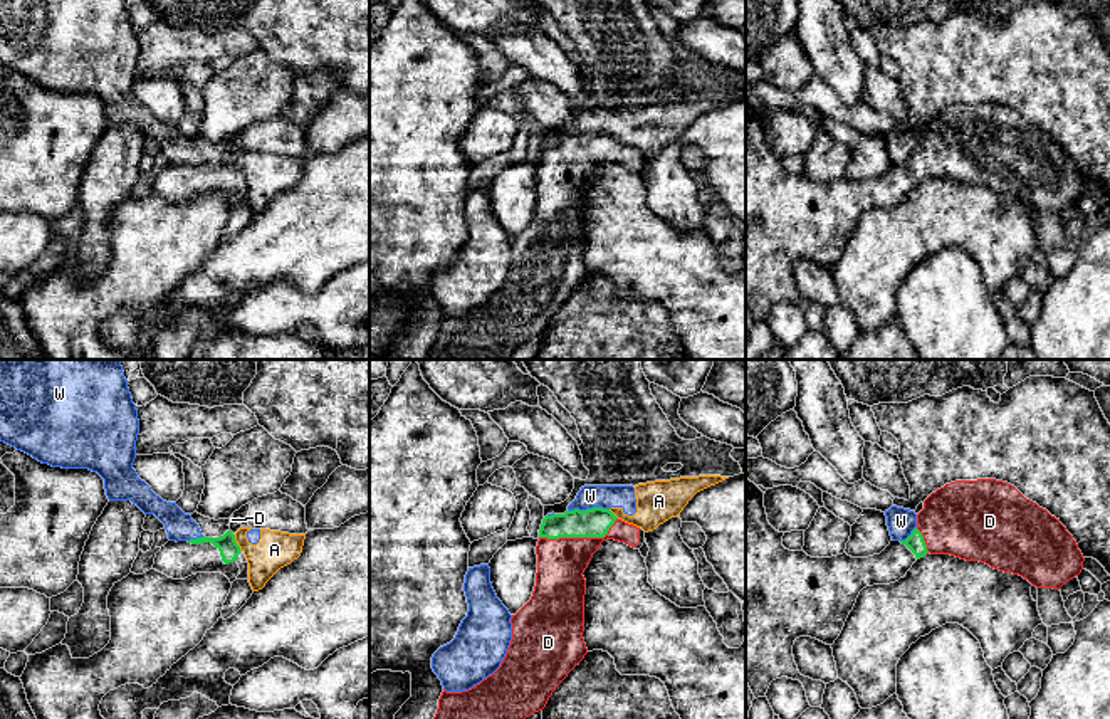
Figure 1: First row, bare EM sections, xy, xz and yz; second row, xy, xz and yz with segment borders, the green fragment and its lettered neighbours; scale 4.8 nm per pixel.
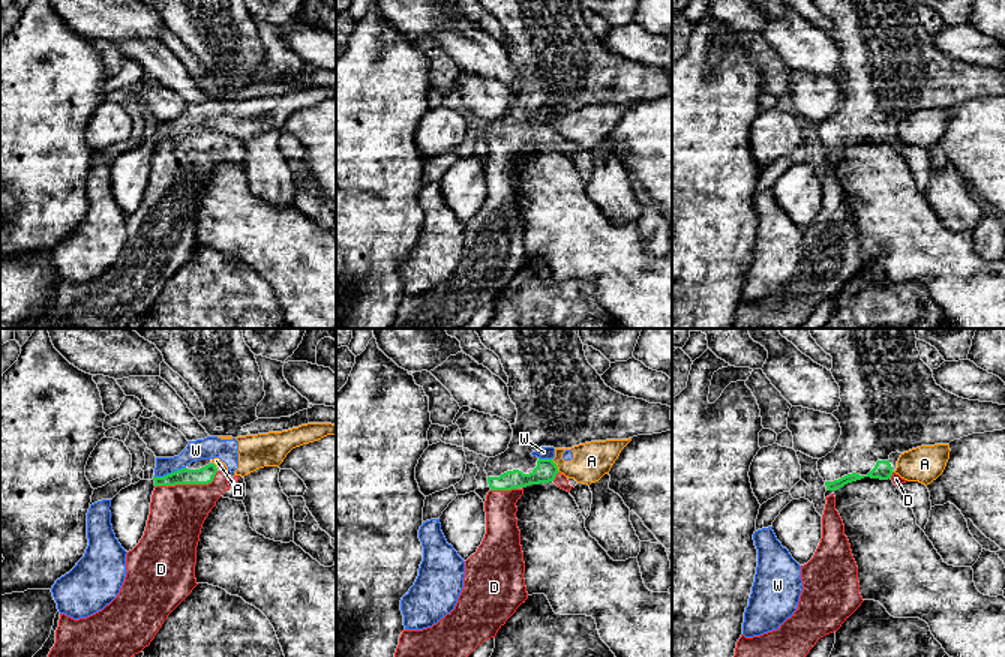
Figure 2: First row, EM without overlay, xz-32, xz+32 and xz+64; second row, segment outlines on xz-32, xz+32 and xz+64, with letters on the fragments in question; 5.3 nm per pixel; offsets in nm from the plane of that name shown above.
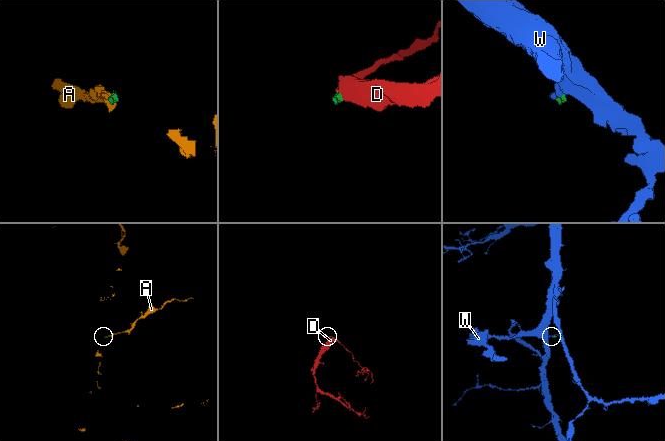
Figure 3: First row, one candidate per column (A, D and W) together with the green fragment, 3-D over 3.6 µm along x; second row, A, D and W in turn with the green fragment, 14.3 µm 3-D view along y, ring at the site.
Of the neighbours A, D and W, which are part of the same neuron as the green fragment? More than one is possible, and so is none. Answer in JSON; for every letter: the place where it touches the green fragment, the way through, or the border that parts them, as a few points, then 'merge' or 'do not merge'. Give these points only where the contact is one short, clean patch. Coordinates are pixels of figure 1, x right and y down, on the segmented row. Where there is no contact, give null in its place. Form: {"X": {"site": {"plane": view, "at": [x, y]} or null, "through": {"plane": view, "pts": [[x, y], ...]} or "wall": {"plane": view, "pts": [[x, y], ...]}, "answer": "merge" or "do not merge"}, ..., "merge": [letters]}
{"A": {"site": {"plane": "xy", "at": [235, 543]}, "wall": {"plane": "xy", "pts": [[234, 535], [242, 550]]}, "answer": "do not merge"}, "D": {"site": {"plane": "xz", "at": [580, 536]}, "through": {"plane": "xz", "pts": [[593, 523], [580, 536], [563, 553], [560, 583]]}, "answer": "merge"}, "W": {"site": {"plane": "xz", "at": [588, 509]}, "wall": {"plane": "xz", "pts": [[608, 508], [568, 511]]}, "answer": "do not merge"}, "merge": ["D"]}

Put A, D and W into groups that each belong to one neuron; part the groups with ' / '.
A W / D

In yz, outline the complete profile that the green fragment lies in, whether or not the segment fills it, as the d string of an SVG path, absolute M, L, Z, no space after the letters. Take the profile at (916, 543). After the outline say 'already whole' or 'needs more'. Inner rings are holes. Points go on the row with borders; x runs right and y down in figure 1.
M746 479L746 682L754 697L766 697L772 680L799 680L811 707L821 707L826 684L799 674L793 655L794 640L811 637L833 645L853 610L860 591L890 585L912 564L930 554L950 554L986 563L994 569L1019 575L1036 588L1060 590L1083 569L1083 554L1066 527L1014 485L996 479L956 480L932 492L917 514L917 527L905 541L890 541L880 553L851 558L811 558L803 549L783 546L766 514L764 492Z; needs more

